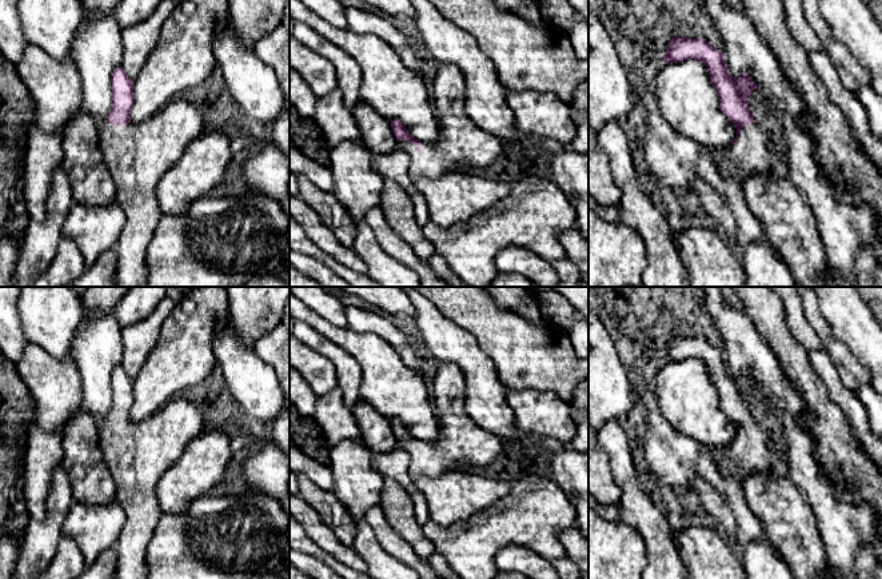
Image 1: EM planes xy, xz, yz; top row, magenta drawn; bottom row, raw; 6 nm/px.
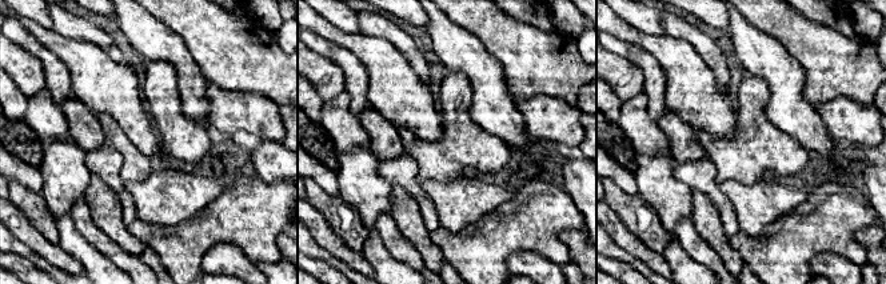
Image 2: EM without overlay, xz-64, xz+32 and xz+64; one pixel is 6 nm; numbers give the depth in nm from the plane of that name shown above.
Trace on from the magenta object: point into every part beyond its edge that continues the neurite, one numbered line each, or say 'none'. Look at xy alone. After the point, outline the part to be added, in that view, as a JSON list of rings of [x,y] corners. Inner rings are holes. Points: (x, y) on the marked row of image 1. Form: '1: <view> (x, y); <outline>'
1: xy (138, 155); [[[180,97],[140,123],[112,125],[108,119],[97,123],[97,144],[116,184],[116,200],[125,223],[115,245],[117,271],[115,287],[143,287],[147,281],[147,249],[163,212],[156,187],[165,172],[185,153],[187,145],[203,133],[203,116],[196,104]]]

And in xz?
1: xz (461, 140); [[[440,64],[432,84],[432,108],[439,125],[435,143],[420,141],[411,145],[407,140],[396,148],[411,157],[410,177],[438,179],[452,172],[460,163],[486,168],[502,152],[502,140],[479,128],[466,113],[466,81],[455,65]]]

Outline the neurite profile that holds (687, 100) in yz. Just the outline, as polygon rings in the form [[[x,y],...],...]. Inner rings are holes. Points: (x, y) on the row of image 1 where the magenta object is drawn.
[[[699,60],[665,63],[655,79],[655,97],[671,128],[707,151],[725,149],[737,137],[737,125],[721,111],[707,67]]]

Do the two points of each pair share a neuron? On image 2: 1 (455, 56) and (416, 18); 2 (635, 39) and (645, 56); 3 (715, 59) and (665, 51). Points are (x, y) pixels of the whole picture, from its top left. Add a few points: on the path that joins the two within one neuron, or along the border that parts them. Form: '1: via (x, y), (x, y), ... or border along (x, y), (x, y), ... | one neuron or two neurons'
1: border along (427, 14), (427, 24), (424, 27) | two neurons
2: border along (610, 35), (646, 50), (662, 68) | two neurons
3: border along (674, 38), (686, 40), (694, 48), (717, 83) | two neurons

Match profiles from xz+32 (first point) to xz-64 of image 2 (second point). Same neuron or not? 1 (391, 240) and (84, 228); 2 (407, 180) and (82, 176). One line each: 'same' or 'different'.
1: same
2: different

